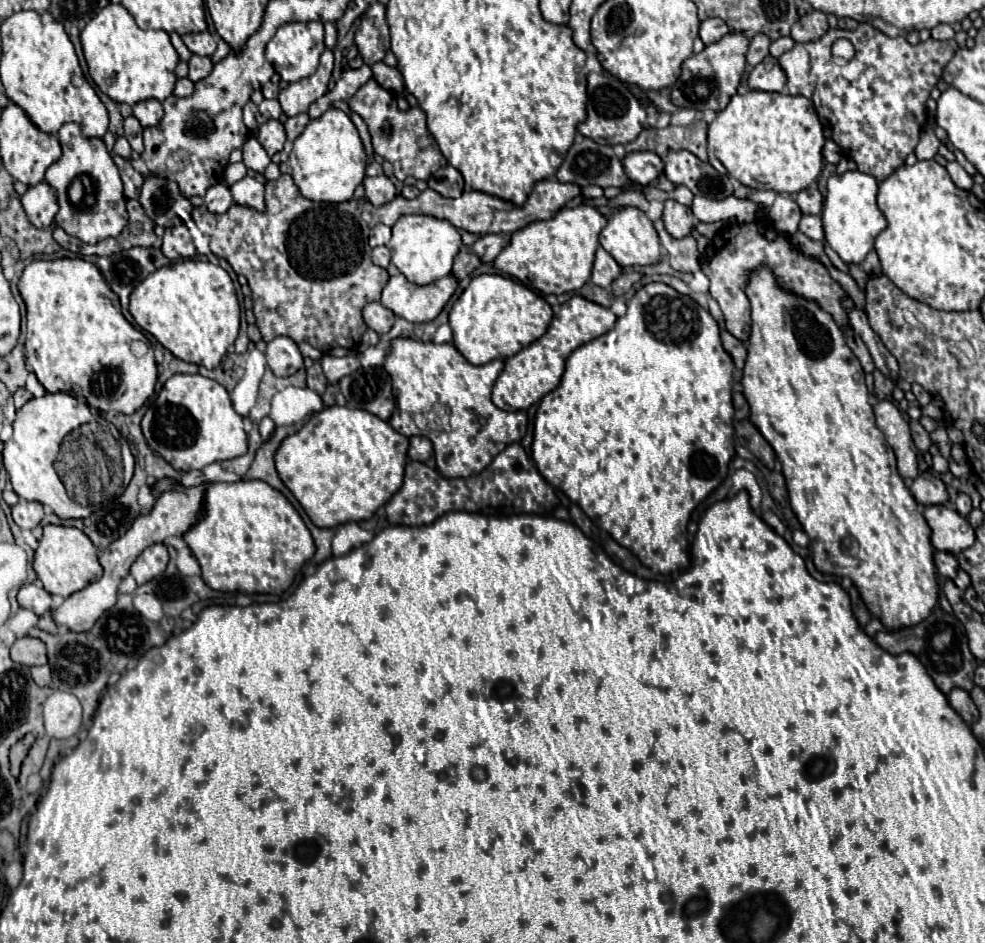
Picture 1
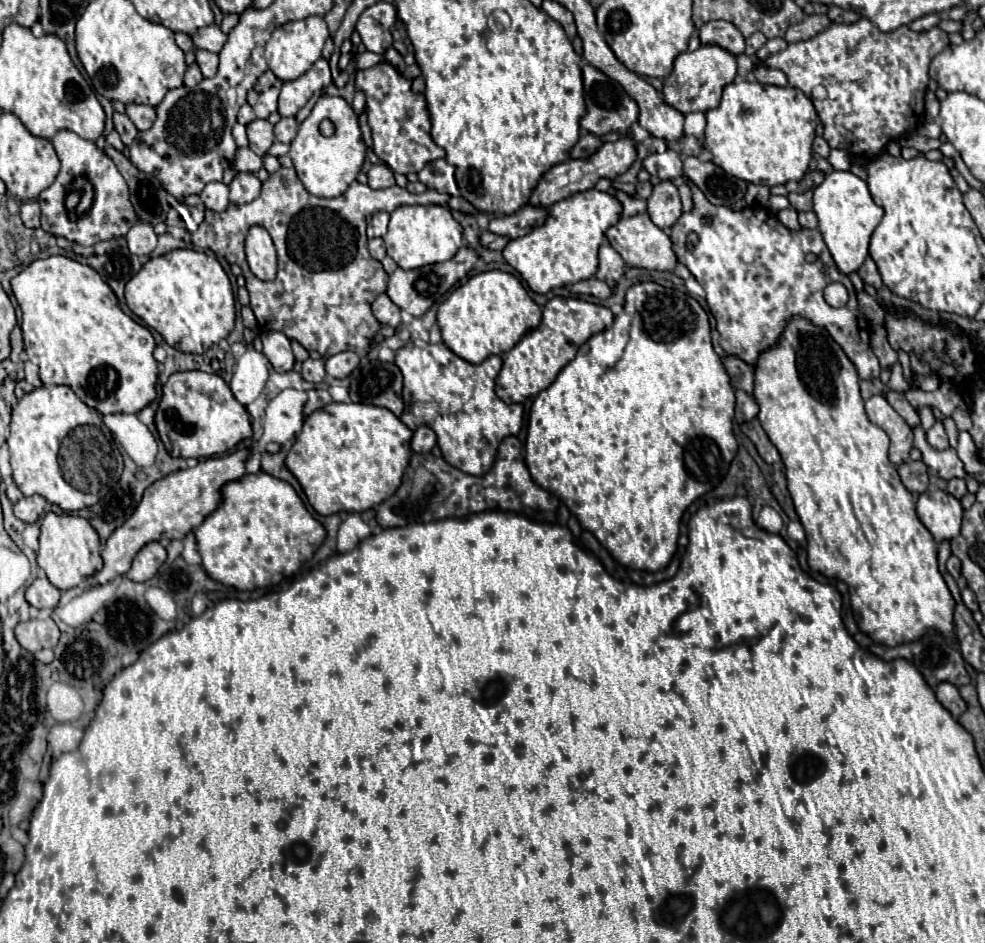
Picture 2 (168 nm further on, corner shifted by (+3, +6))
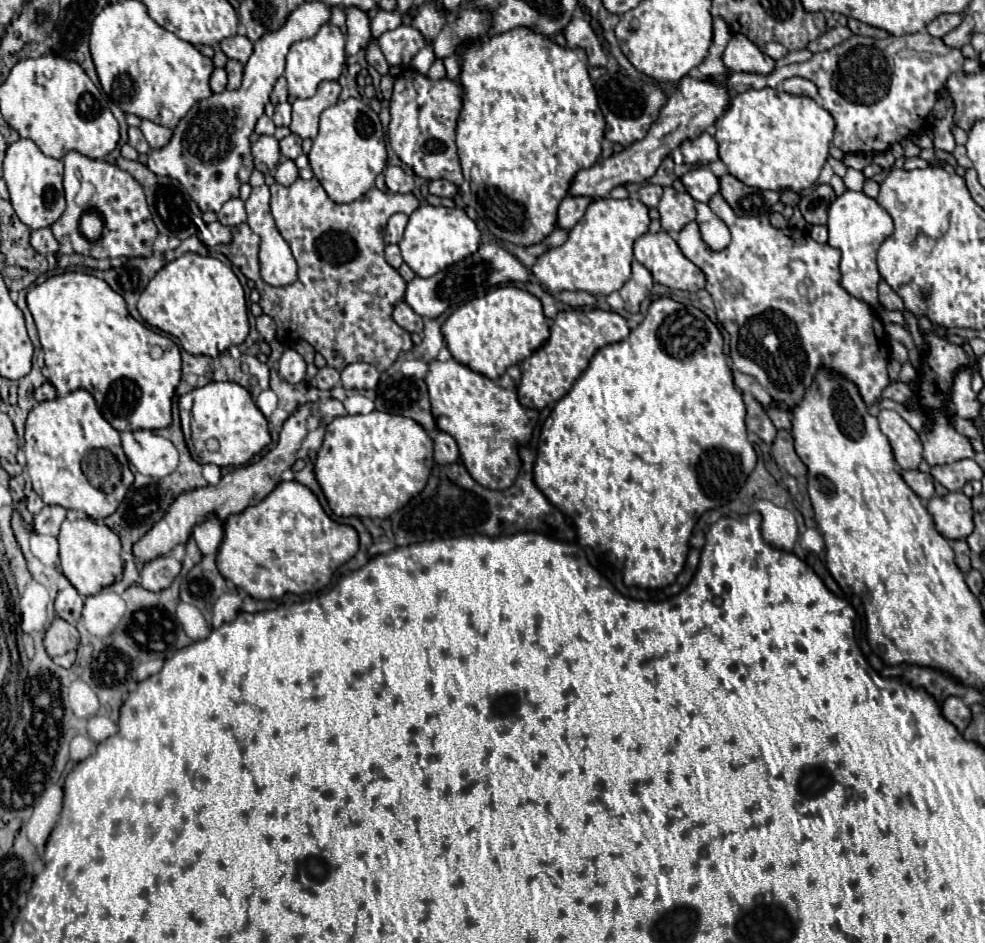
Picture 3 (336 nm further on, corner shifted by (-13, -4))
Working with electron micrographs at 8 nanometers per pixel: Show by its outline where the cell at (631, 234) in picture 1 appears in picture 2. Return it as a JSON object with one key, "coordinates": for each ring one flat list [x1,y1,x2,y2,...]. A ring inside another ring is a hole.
{"coordinates":[[638,214,632,218,620,218,618,224,614,224,608,232,606,238,610,242,610,246,624,258,624,262,628,266,634,268,646,268,646,270,660,270,660,272,674,272,678,258,672,250,672,242,668,238,668,234,658,228,656,224,652,224,648,214]]}

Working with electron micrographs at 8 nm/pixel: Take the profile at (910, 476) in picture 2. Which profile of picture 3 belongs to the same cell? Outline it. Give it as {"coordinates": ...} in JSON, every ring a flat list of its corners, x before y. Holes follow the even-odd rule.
{"coordinates":[[910,470,910,472,902,472,902,478,924,502,934,496,934,478,930,474,920,470]]}

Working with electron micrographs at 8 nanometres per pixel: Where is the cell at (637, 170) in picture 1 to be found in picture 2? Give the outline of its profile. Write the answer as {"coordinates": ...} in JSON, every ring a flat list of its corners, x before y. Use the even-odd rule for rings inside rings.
{"coordinates":[[666,150,662,154,650,154,644,160,644,168,652,174,658,176,660,180,676,180,684,176,684,164,678,152,674,150]]}

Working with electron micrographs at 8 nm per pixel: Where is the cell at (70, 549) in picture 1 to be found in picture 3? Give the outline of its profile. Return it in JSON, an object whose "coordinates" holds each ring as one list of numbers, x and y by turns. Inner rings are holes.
{"coordinates":[[76,518,72,522,64,520,60,534,58,534,58,542,60,542,62,574,78,590,80,596,98,594,102,588,122,578,120,538,106,524,90,520,90,518]]}

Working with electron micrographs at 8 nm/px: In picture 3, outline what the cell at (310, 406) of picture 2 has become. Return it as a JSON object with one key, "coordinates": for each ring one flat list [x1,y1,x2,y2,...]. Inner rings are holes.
{"coordinates":[[328,398,326,402,308,402,304,406,298,408,296,414,292,414,280,432,280,440,276,444,276,448,272,448,270,452,266,452,260,462,254,464,246,464,240,468,234,468,230,472,226,472,222,476,222,480,214,486,204,486,204,488,194,488,194,490,186,490,182,492,172,506,168,508,168,512,162,516,160,522,156,522,132,548,134,558,138,564,146,564,158,556,164,556,168,552,172,552,178,544,186,544,190,540,192,528,206,522,208,518,216,516,218,520,226,520,232,514,240,514,244,512,248,506,256,506,260,500,264,500,280,482,280,474,284,470,290,470,292,464,298,458,306,458,312,450,318,450,322,446,324,440,324,432,326,426,336,418,336,416,346,416,346,408,342,406,342,402]]}

